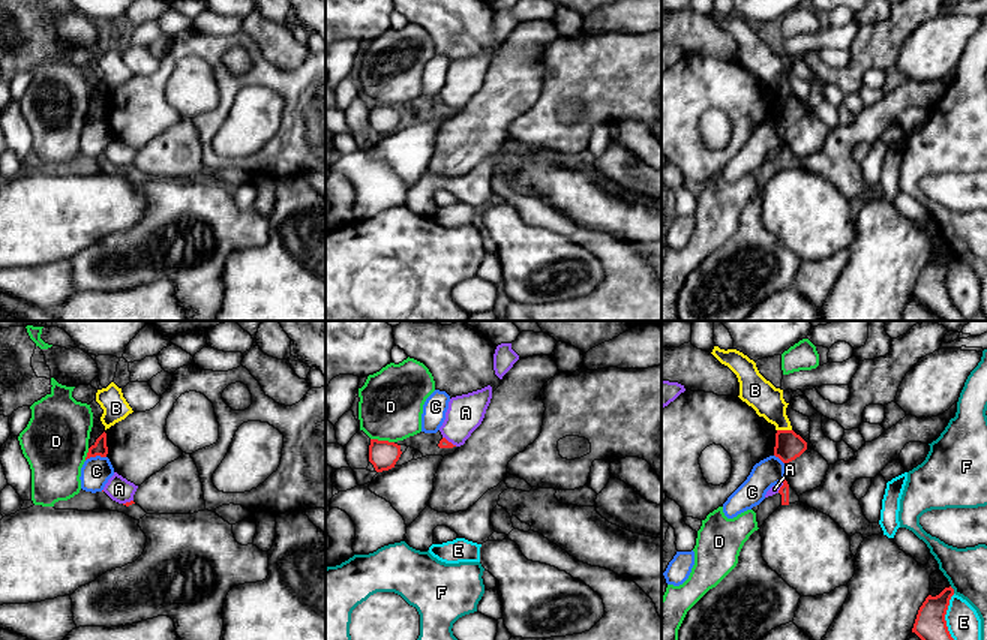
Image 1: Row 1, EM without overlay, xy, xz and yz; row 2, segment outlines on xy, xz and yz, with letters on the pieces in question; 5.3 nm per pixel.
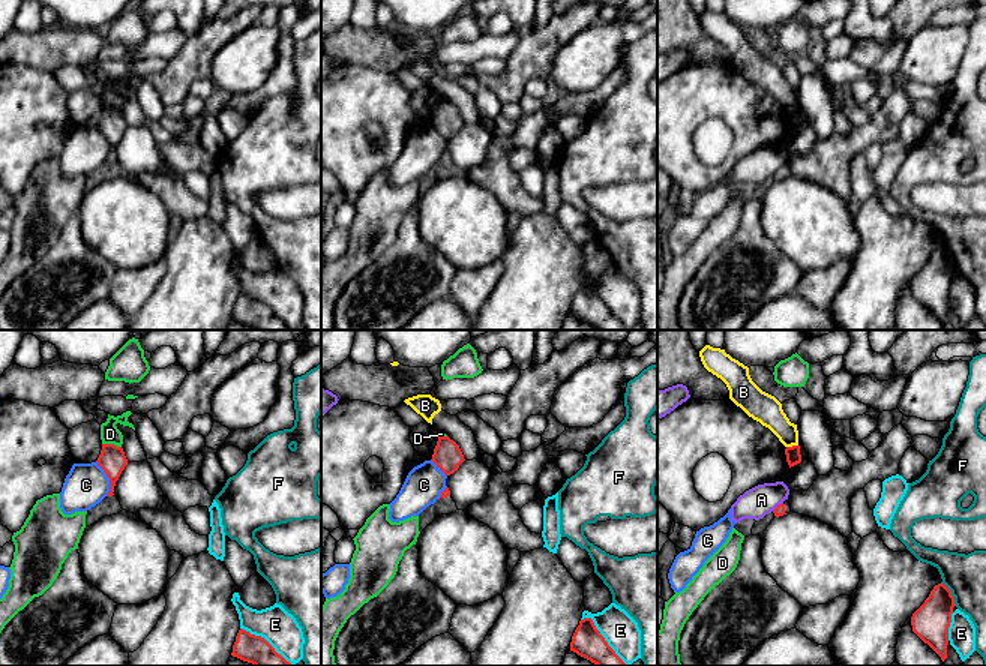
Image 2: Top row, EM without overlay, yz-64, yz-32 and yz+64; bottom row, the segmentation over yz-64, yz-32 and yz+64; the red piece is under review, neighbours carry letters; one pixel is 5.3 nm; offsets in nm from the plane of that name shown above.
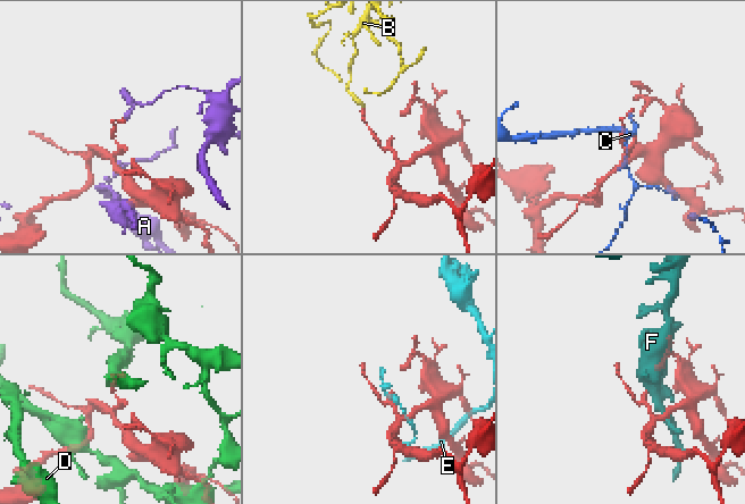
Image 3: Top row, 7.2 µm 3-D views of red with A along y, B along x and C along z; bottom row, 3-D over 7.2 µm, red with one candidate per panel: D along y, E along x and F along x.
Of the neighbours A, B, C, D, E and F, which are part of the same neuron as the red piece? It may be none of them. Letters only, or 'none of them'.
none of them

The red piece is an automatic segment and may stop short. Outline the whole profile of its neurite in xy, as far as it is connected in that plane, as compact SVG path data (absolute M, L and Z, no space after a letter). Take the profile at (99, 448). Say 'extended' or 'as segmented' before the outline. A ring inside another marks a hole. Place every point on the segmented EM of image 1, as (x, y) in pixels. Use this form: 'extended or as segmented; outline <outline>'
as segmented; outline M104 432L96 439L96 442L88 448L86 460L90 459L90 457L96 457L96 456L106 457L106 454L108 454L106 433Z

